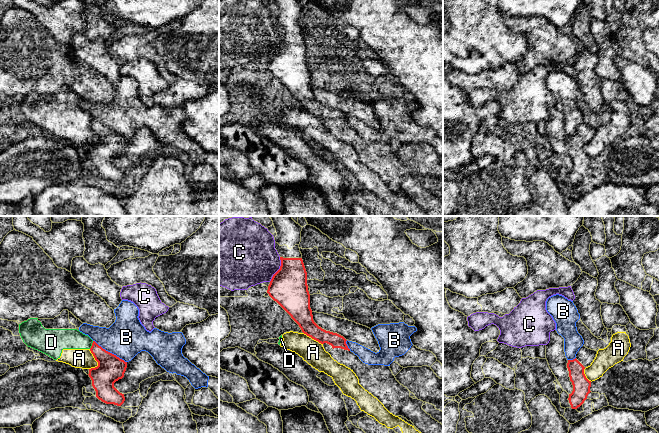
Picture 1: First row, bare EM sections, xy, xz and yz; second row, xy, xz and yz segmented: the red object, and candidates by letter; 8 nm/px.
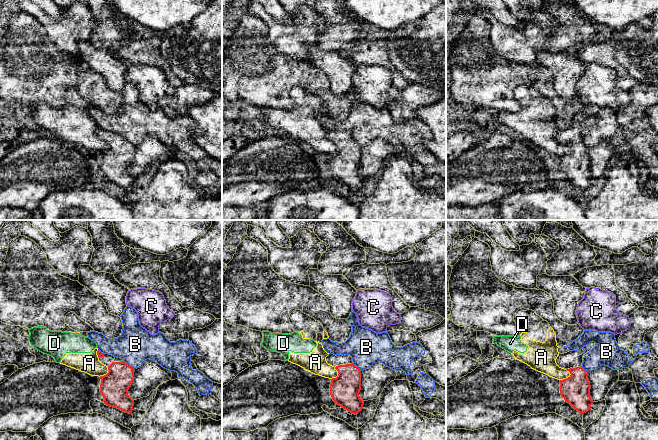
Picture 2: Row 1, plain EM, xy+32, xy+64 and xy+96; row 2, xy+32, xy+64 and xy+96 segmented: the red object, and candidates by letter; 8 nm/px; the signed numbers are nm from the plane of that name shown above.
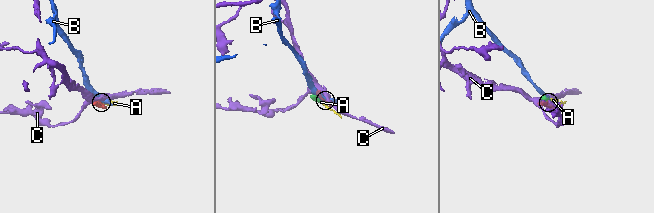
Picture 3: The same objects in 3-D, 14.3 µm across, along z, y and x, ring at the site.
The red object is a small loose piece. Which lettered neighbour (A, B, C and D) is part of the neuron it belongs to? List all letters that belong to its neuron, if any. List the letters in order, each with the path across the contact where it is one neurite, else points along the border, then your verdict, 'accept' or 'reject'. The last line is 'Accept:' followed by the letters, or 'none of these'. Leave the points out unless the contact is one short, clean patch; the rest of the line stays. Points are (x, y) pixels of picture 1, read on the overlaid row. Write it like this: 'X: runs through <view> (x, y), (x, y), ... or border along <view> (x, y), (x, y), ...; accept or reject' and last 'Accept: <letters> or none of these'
A: reject
B: border along xy (93, 340), (126, 362); reject
C: border along xz (280, 257), (280, 268), (269, 281); reject
D: border along xy (93, 341), (89, 348); reject
Accept: none of these

